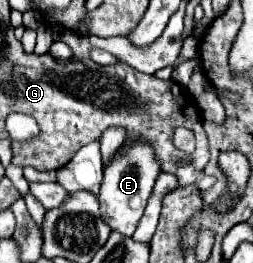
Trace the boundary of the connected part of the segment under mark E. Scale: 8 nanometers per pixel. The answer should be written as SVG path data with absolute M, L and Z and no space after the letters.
M133 142L125 150L117 150L113 156L111 166L105 168L101 192L99 192L99 216L109 224L111 230L123 232L123 236L133 236L137 230L137 224L145 212L147 198L153 192L155 180L159 176L159 164L155 162L155 152L145 142Z

